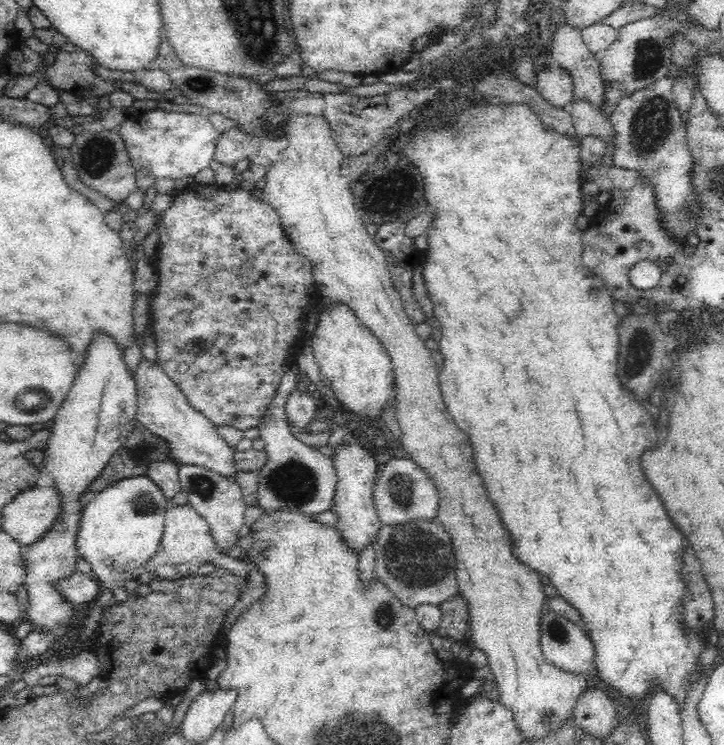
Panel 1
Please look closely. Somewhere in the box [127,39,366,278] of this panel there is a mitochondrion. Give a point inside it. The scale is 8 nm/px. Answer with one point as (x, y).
(201, 85)

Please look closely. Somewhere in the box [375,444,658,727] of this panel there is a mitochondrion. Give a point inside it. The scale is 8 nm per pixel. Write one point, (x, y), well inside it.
(413, 557)

